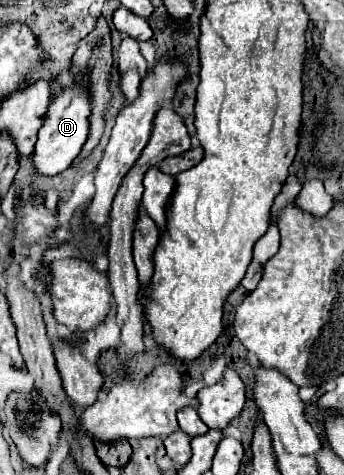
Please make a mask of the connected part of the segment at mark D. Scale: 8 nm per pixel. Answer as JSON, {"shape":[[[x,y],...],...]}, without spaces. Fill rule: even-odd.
{"shape":[[[78,75],[72,85],[62,87],[62,91],[52,99],[44,127],[40,129],[34,147],[34,167],[40,175],[58,175],[60,171],[68,169],[72,161],[80,155],[90,133],[92,107],[92,85],[88,83],[86,75]]]}

